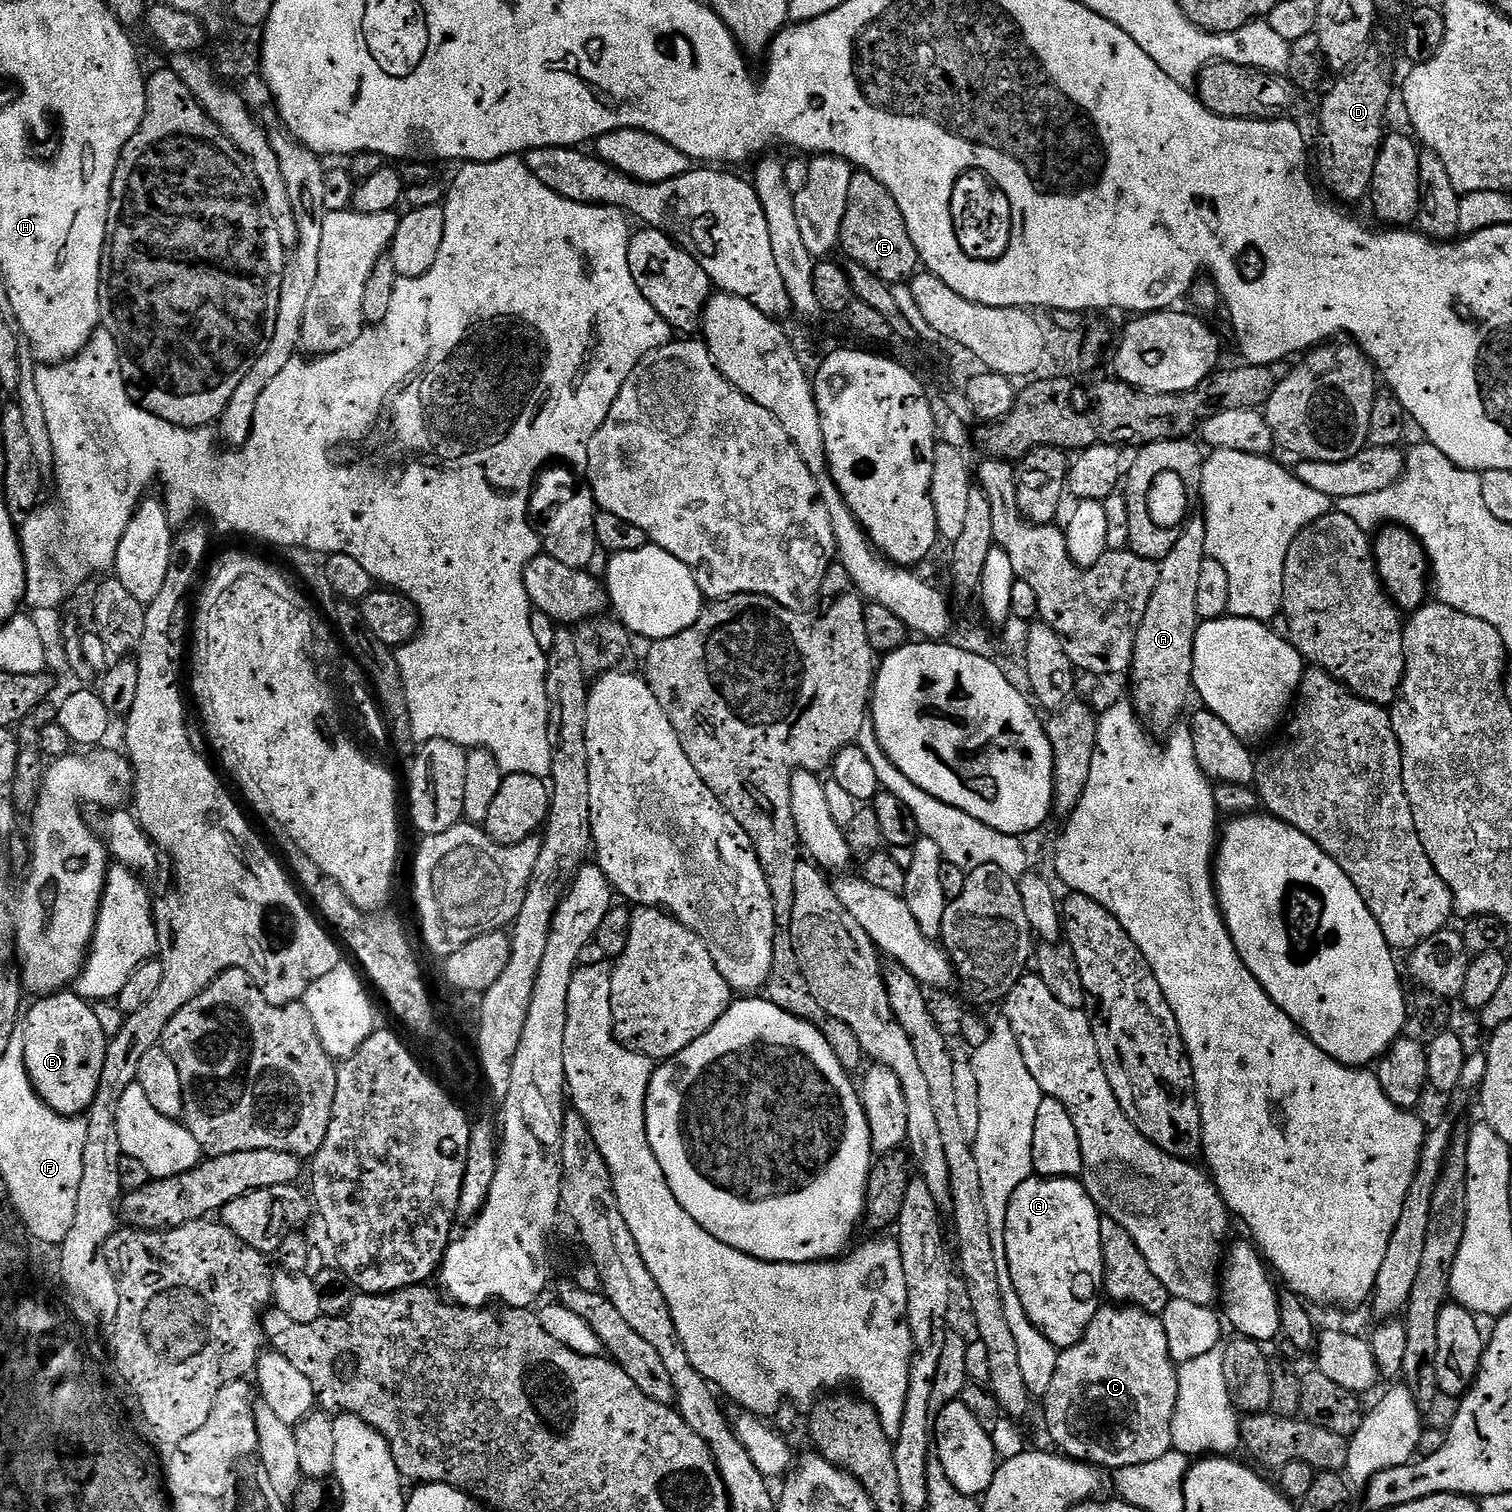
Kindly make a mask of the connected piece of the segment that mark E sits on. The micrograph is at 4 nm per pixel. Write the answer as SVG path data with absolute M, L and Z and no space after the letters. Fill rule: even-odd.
M856 170L850 178L850 198L846 202L846 218L842 218L839 247L842 252L844 248L849 261L870 270L889 286L917 275L920 255L910 238L910 230L906 230L902 210L898 210L898 202L894 202L890 190L868 172Z

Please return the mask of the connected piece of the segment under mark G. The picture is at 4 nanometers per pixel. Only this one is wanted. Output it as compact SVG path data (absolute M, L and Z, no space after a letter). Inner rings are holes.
M1030 1178L1014 1190L1010 1198L1010 1206L1006 1210L1006 1226L1004 1241L1006 1242L1006 1258L1010 1266L1010 1282L1014 1282L1014 1290L1018 1294L1018 1302L1022 1302L1022 1310L1026 1310L1026 1318L1034 1322L1034 1326L1058 1350L1074 1346L1082 1338L1086 1326L1094 1318L1096 1311L1102 1306L1102 1289L1104 1287L1104 1263L1102 1262L1102 1213L1079 1179L1076 1180L1036 1180Z

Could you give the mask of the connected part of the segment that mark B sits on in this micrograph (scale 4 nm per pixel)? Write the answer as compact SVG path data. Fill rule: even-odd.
M75 991L57 992L35 1003L32 1009L27 1009L22 1020L26 1038L24 1061L30 1082L46 1106L59 1116L83 1117L94 1102L94 1094L98 1094L110 1037L102 1034L93 1005L77 996Z

